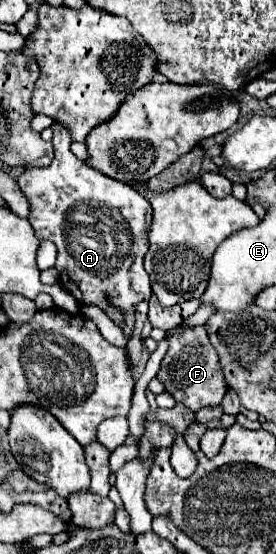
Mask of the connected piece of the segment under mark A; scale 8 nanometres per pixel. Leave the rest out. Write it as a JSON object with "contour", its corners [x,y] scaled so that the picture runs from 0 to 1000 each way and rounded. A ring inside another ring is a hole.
{"contour":[[[192,222],[185,229],[199,265],[192,294],[156,305],[105,305],[62,319],[62,330],[112,374],[105,399],[141,431],[178,431],[207,442],[199,486],[214,489],[221,514],[286,547],[351,551],[359,558],[373,558],[380,569],[446,594],[453,608],[475,612],[489,590],[489,551],[504,543],[540,543],[540,536],[554,532],[540,496],[518,486],[518,464],[533,457],[533,421],[547,410],[547,370],[482,338],[431,330],[402,319],[380,319],[359,309],[308,298],[301,291],[286,291],[250,269],[257,262],[250,236],[207,222]]]}

